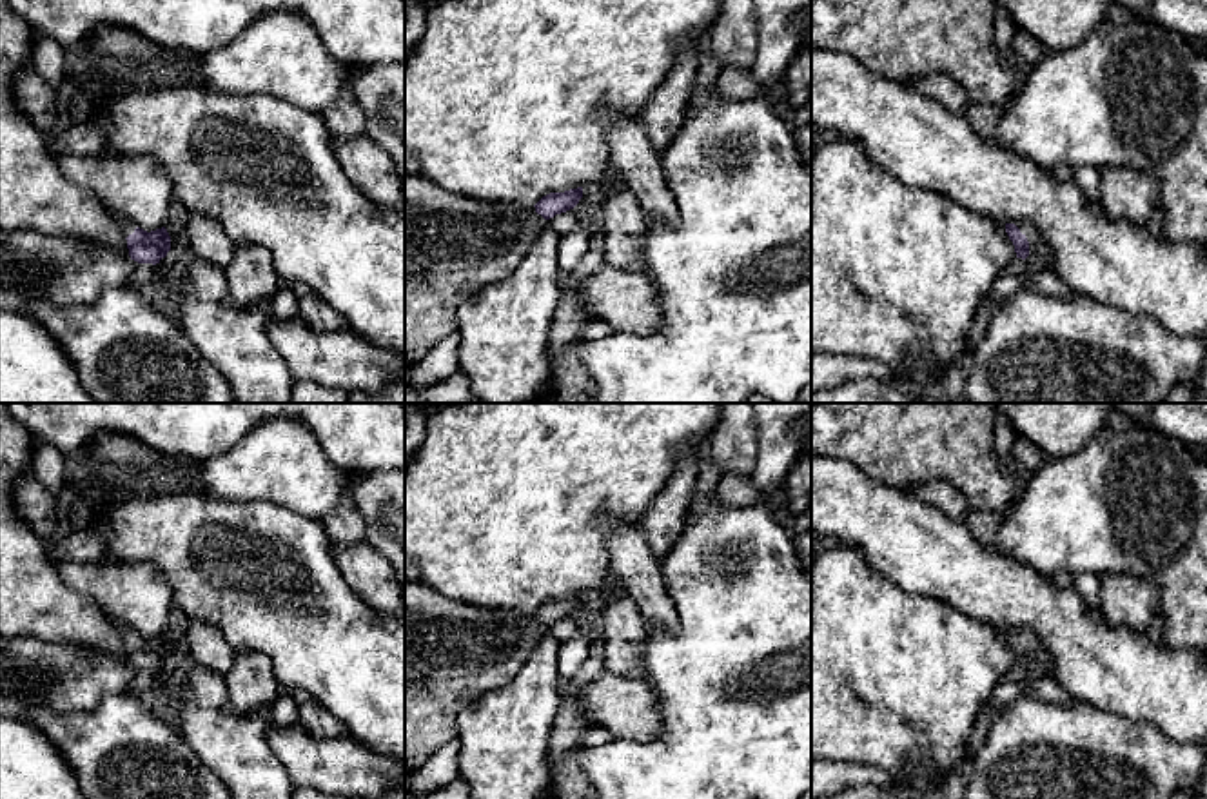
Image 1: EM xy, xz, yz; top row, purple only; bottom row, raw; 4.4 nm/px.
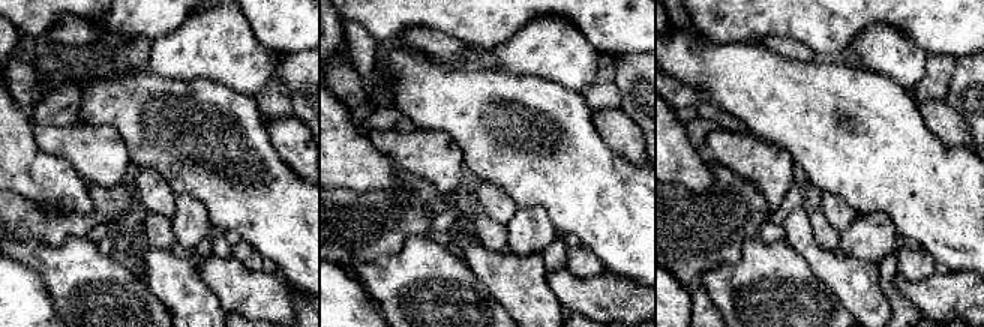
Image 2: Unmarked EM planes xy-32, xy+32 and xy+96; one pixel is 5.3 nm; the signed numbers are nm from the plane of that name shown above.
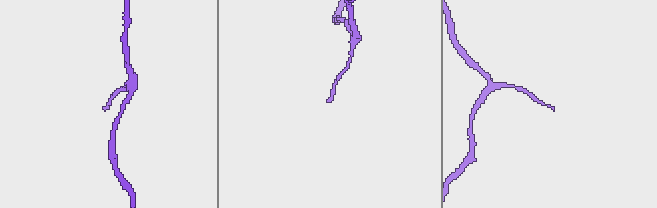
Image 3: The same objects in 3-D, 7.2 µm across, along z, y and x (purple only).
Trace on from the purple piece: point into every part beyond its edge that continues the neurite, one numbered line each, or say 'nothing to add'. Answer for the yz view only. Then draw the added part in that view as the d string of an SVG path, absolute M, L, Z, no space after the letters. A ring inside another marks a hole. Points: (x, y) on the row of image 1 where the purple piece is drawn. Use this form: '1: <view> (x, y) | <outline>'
1: yz (1039, 258) | M1016 222L1015 225L1029 242L1029 256L1025 260L1015 258L1006 267L1006 272L1033 278L1040 271L1051 269L1053 261L1051 251L1045 245L1045 242L1038 236L1036 229L1029 222Z

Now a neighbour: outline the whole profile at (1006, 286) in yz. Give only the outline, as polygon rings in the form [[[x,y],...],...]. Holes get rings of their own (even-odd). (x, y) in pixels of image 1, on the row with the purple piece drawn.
[[[1004,272],[995,280],[987,298],[1004,298],[1004,300],[1007,300],[1013,294],[1016,294],[1022,287],[1025,287],[1027,280],[1029,278],[1024,276],[1024,274],[1007,274],[1007,272]]]

